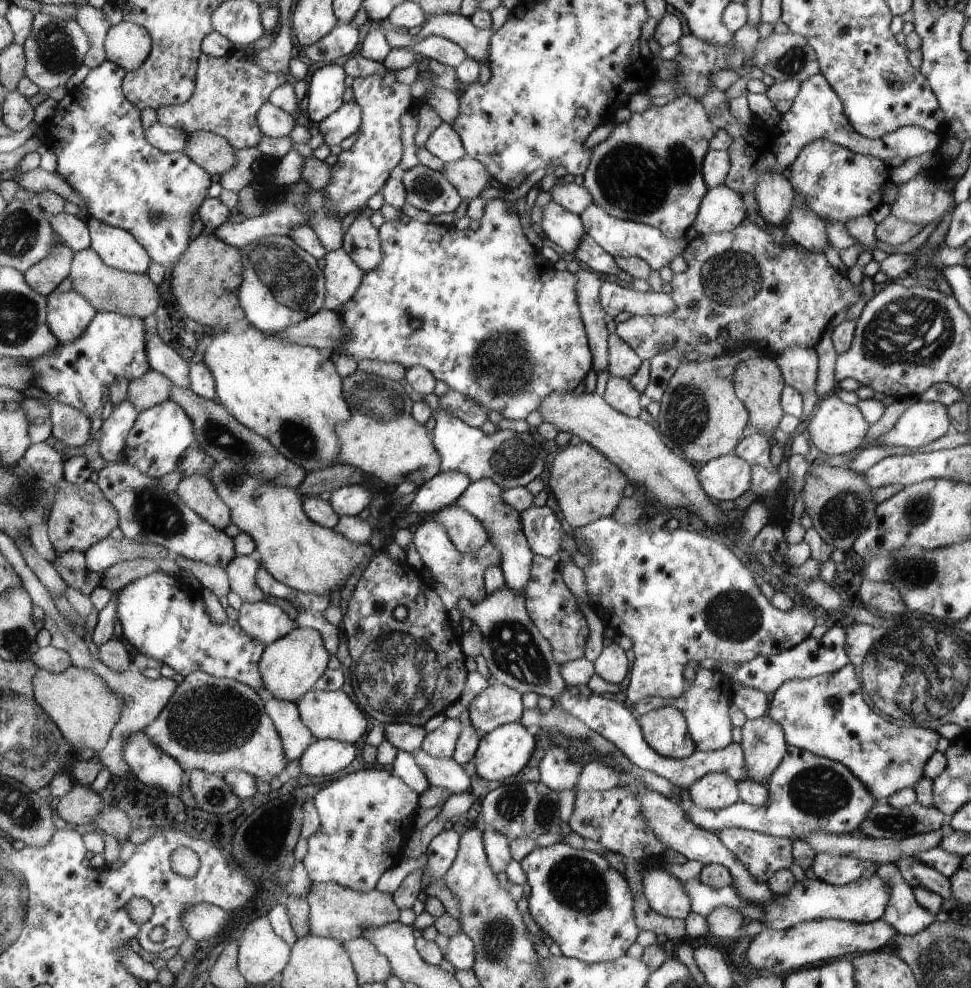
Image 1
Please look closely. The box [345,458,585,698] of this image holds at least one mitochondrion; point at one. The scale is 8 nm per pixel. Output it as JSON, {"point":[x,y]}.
{"point":[516,654]}

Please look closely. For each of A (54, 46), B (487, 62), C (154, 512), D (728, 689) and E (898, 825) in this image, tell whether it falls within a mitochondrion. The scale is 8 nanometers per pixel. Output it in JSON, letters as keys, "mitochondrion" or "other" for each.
{"A":"mitochondrion","B":"other","C":"mitochondrion","D":"other","E":"mitochondrion"}

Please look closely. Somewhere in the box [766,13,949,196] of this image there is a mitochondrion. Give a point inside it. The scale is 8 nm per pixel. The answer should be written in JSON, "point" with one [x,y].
{"point":[794,60]}

